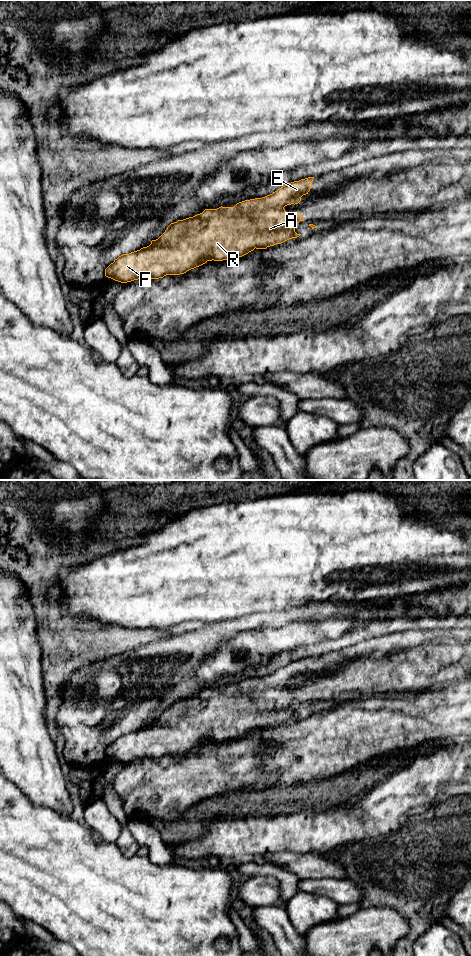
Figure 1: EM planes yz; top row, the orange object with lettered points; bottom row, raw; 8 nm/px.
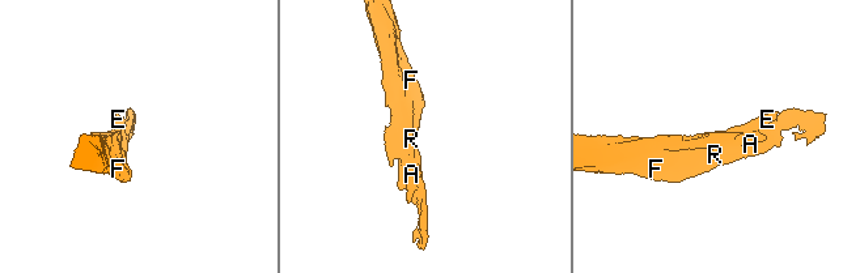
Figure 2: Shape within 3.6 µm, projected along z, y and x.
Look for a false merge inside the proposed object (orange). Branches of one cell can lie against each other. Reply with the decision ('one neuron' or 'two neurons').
one neuron

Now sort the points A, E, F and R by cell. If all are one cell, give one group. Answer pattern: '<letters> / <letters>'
A E F R

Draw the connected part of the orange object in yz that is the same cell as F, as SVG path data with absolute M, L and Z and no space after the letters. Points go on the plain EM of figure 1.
M308 657L291 662L270 675L262 678L245 680L234 687L219 687L217 689L205 689L202 693L177 702L171 703L165 712L151 724L140 730L123 734L114 740L106 749L105 756L121 763L127 763L138 759L159 759L166 755L180 755L205 744L207 741L223 741L242 737L256 729L281 724L289 719L297 718L301 714L295 712L295 707L304 697L297 693L291 694L284 687L298 684L303 675L308 674L312 668L314 657Z

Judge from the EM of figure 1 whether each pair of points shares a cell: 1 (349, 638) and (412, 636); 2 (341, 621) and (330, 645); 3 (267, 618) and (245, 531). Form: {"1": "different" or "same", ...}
{"1": "different", "2": "different", "3": "different"}

